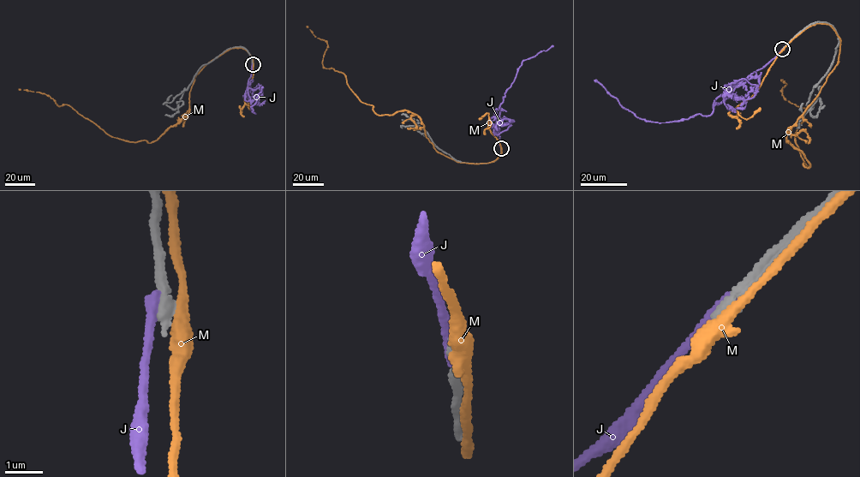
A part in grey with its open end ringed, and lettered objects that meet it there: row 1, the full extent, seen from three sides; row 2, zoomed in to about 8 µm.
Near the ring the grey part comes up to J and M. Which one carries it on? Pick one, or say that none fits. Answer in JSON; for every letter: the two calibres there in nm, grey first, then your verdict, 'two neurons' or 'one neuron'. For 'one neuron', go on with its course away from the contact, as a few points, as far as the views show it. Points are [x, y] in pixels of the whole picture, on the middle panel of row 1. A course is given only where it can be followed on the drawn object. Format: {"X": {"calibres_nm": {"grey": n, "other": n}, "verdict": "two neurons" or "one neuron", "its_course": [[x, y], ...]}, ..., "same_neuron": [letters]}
{"J": {"calibres_nm": {"grey": 440, "other": 340}, "verdict": "two neurons"}, "M": {"calibres_nm": {"grey": 400, "other": 360}, "verdict": "two neurons"}, "same_neuron": []}

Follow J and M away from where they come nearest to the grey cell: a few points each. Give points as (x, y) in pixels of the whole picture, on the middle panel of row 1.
J: (501, 148), (498, 124), (501, 108), (498, 108), (504, 93), (522, 62), (553, 45)
M: (501, 148), (491, 162), (458, 162), (434, 148), (412, 112), (379, 115), (323, 66), (326, 42), (307, 26)

